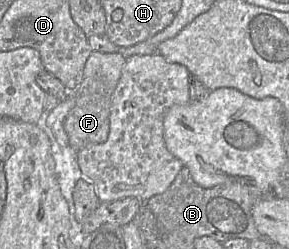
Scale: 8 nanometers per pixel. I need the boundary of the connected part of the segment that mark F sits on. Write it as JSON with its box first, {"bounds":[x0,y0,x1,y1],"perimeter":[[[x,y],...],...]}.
{"bounds":[64,52,126,152],"perimeter":[[[91,52],[83,70],[81,84],[74,91],[75,105],[64,120],[69,146],[76,152],[89,144],[104,143],[109,134],[112,95],[121,76],[126,59],[119,53]]]}

